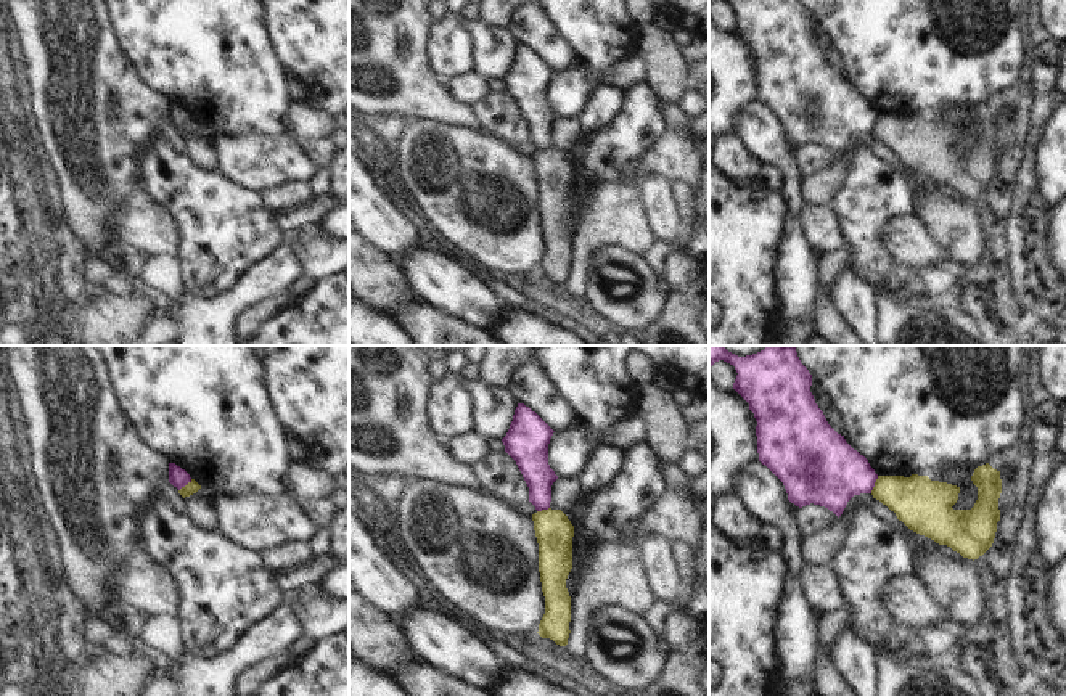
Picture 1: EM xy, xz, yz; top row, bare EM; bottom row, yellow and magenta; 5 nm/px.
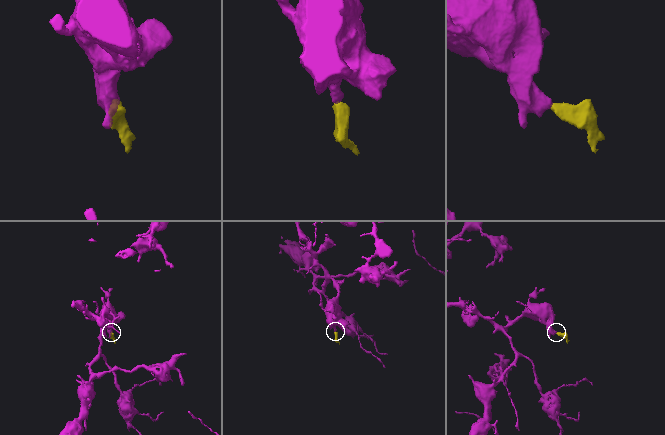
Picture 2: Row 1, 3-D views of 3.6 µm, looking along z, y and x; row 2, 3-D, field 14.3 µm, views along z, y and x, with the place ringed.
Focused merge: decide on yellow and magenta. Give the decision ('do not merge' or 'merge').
do not merge

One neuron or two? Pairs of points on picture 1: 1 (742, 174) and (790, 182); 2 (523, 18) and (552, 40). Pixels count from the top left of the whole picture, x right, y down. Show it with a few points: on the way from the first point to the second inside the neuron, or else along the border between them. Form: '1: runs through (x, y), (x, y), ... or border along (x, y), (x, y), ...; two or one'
1: border along (738, 134), (743, 145), (762, 164); two
2: runs through (529, 24), (545, 40); one

